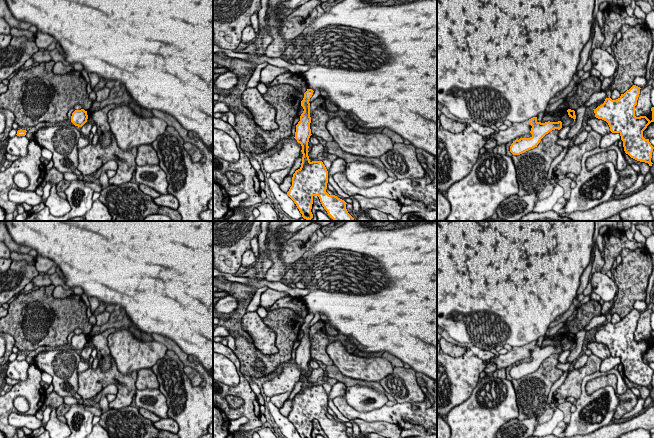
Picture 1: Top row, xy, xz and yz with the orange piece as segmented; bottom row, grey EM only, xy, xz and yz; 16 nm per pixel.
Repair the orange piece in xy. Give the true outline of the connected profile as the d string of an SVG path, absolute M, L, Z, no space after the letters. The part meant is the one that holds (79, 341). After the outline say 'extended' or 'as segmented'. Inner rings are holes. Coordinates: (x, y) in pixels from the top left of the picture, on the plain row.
M84 333L75 334L71 340L71 346L78 351L82 351L88 343L87 335Z | as segmented

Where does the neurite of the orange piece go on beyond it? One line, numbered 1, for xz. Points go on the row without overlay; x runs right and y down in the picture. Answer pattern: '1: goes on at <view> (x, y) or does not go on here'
1: does not go on here

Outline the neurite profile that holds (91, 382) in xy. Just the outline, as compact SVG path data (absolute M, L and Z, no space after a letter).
M113 358L111 367L103 371L99 365L96 369L89 367L87 370L78 374L77 394L81 400L95 397L108 385L117 386L117 394L114 401L109 402L110 409L120 409L130 406L136 392L137 371L130 374L122 374L118 371Z

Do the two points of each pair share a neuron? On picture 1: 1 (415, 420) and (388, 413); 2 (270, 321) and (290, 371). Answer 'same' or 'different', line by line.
1: same
2: different

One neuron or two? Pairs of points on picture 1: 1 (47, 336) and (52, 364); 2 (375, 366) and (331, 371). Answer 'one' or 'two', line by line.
1: two
2: two

